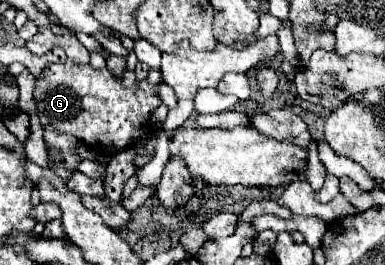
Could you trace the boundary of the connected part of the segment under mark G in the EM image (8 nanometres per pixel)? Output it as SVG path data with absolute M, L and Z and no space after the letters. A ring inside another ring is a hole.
M72 60L48 64L40 76L34 78L34 102L40 124L52 124L58 132L66 132L82 140L86 146L92 148L106 148L110 152L118 152L128 148L136 138L140 138L146 130L146 116L140 110L152 110L160 104L156 98L156 86L150 86L146 80L136 84L134 72L126 70L122 80L116 78L108 68L94 70L90 64L74 64Z

